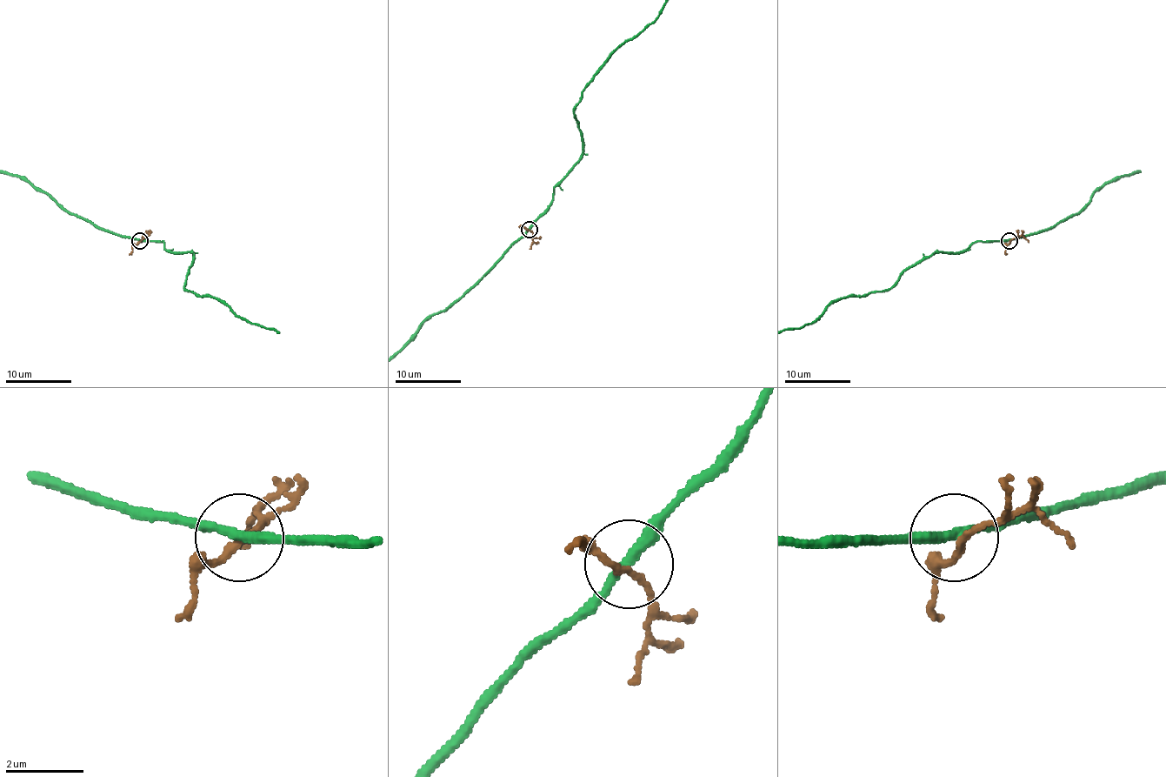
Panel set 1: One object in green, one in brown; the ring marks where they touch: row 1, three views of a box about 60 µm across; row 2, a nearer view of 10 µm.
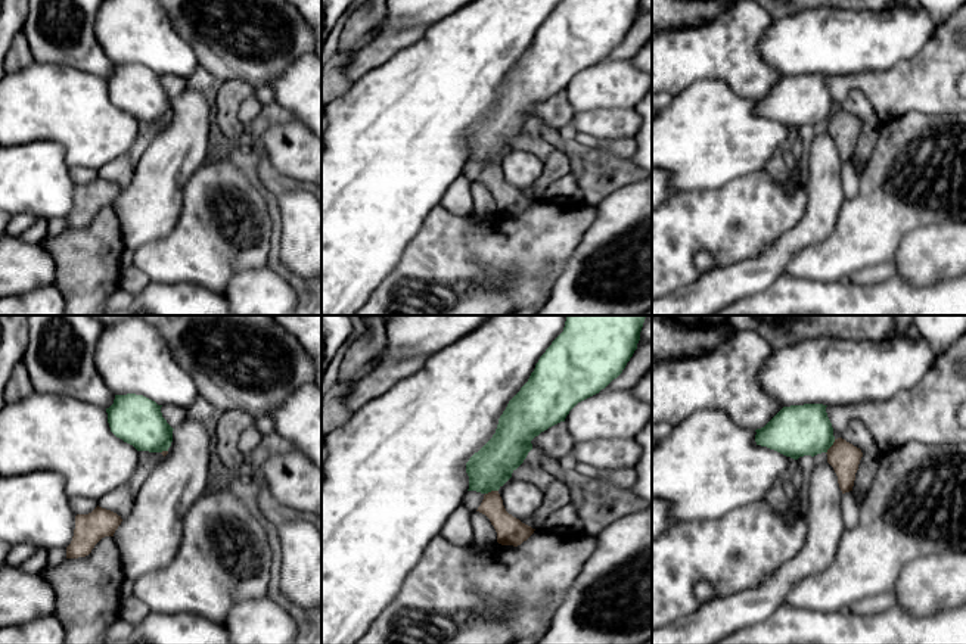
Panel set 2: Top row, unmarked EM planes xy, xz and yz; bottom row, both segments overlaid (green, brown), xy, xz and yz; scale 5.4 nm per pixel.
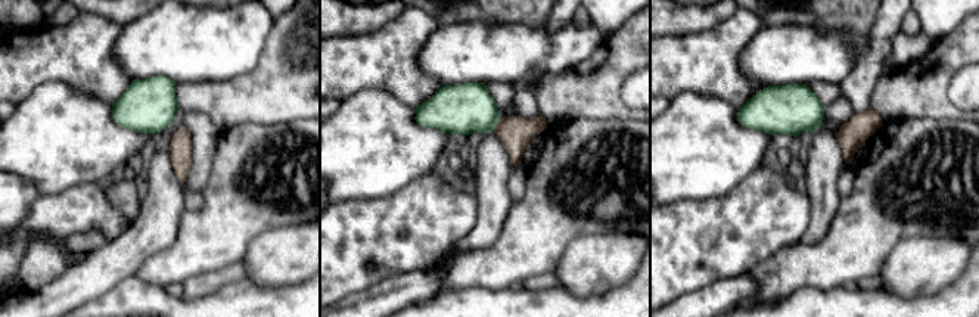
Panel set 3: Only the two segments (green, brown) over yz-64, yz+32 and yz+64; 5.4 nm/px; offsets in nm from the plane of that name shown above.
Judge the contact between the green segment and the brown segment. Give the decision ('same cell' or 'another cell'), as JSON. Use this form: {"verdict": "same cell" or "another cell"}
{"verdict": "another cell"}

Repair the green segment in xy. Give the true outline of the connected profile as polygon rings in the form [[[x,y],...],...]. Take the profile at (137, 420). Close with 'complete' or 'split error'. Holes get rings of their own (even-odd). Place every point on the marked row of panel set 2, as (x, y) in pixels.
[[[136,393],[115,395],[114,404],[106,408],[111,432],[133,445],[137,451],[168,451],[173,442],[173,427],[162,417],[161,407],[155,401]]]; complete

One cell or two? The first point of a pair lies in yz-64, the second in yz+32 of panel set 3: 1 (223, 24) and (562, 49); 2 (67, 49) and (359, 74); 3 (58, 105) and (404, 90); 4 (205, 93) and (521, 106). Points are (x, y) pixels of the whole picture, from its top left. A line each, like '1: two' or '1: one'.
1: one
2: one
3: two
4: two

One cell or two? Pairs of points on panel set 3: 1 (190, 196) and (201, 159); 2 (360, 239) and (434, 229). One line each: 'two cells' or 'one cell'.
1: two cells
2: one cell

